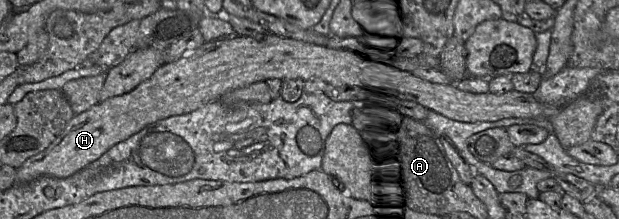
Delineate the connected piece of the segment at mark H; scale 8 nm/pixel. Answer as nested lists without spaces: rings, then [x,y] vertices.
[[[234,34],[230,37],[204,42],[199,48],[182,57],[174,61],[164,62],[148,79],[141,82],[132,91],[99,101],[87,111],[75,114],[63,132],[47,149],[30,157],[17,169],[16,184],[26,184],[42,176],[61,179],[70,177],[100,158],[112,146],[126,140],[148,125],[169,116],[189,113],[209,102],[218,100],[227,91],[258,81],[266,81],[270,78],[280,80],[319,78],[327,84],[335,86],[359,84],[409,98],[421,107],[429,108],[447,118],[462,122],[497,121],[504,118],[545,118],[552,123],[553,133],[565,149],[591,139],[596,121],[603,112],[599,99],[587,94],[579,96],[565,106],[557,107],[539,101],[532,93],[525,93],[515,89],[505,93],[492,93],[489,91],[486,93],[473,93],[458,89],[452,83],[434,83],[423,79],[408,71],[406,65],[391,63],[354,51],[328,48],[273,34],[267,34],[261,40]]]

